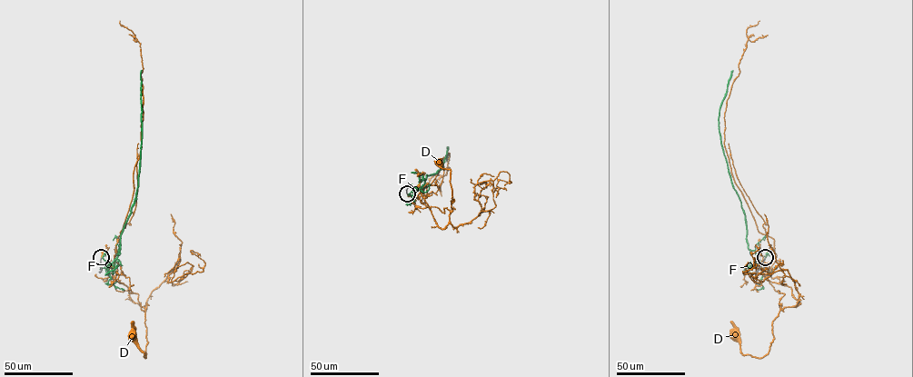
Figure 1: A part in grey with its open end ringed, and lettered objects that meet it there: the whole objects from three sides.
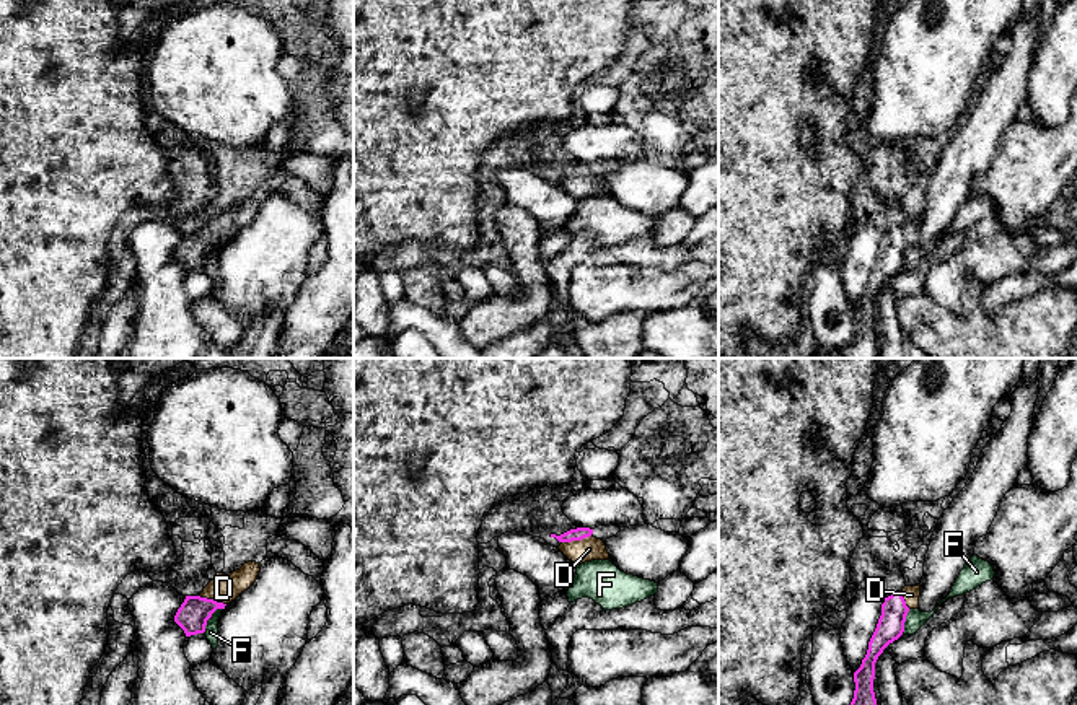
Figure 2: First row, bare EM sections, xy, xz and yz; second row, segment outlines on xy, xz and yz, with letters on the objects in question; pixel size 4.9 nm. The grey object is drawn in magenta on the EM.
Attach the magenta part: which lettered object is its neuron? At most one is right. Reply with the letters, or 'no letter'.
D

